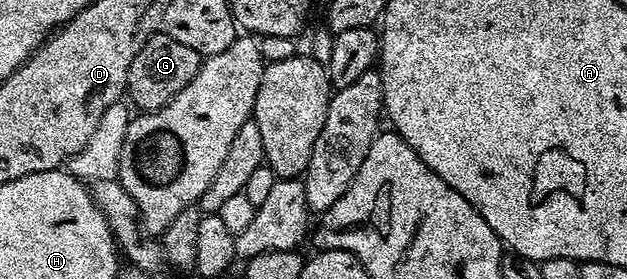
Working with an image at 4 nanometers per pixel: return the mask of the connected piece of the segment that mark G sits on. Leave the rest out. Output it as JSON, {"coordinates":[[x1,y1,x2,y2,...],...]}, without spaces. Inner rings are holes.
{"coordinates":[[165,31,154,33,146,40,144,47,136,51,132,67,128,67,126,93,131,97,129,100,133,108,138,111,149,111,167,105,176,94,184,91,184,87,188,87,188,83,192,83,196,71,200,71,203,60,201,53,192,51,192,47,172,39,172,35]]}

